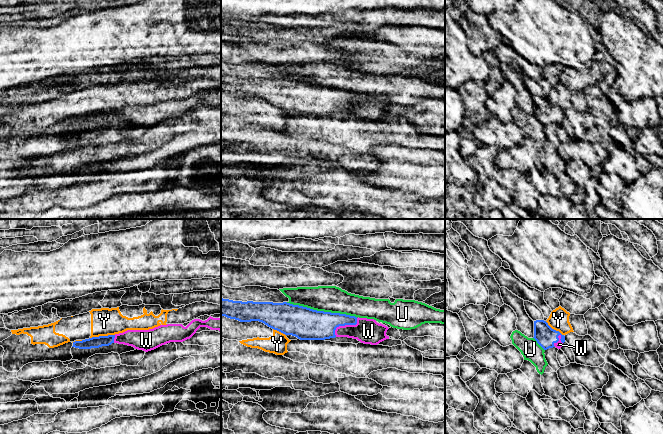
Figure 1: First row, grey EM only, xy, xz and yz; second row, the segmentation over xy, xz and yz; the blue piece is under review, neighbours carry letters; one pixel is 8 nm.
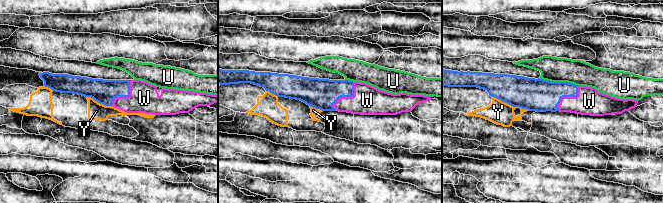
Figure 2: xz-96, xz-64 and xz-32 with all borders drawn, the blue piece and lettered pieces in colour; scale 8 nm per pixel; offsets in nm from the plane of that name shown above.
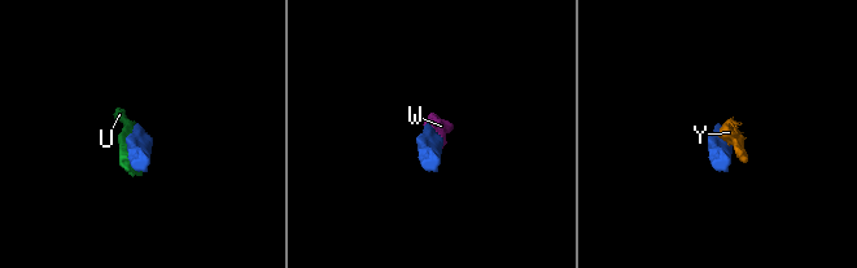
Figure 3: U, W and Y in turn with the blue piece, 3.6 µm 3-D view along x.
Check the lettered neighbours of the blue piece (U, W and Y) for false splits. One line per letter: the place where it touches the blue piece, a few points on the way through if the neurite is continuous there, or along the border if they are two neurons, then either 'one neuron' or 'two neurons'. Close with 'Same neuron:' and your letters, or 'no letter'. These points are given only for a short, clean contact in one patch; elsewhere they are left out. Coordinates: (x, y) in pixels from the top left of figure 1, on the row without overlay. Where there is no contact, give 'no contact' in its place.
U: contact xz (322, 87); two neurons
W: contact xz (344, 101); way xz (313, 101), (344, 101), (368, 107); one neuron
Y: contact xy (102, 112); two neurons
Same neuron: W

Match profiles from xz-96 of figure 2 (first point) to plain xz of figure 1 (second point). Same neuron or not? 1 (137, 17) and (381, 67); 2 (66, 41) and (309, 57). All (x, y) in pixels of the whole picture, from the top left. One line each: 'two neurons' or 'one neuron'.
1: two neurons
2: one neuron

